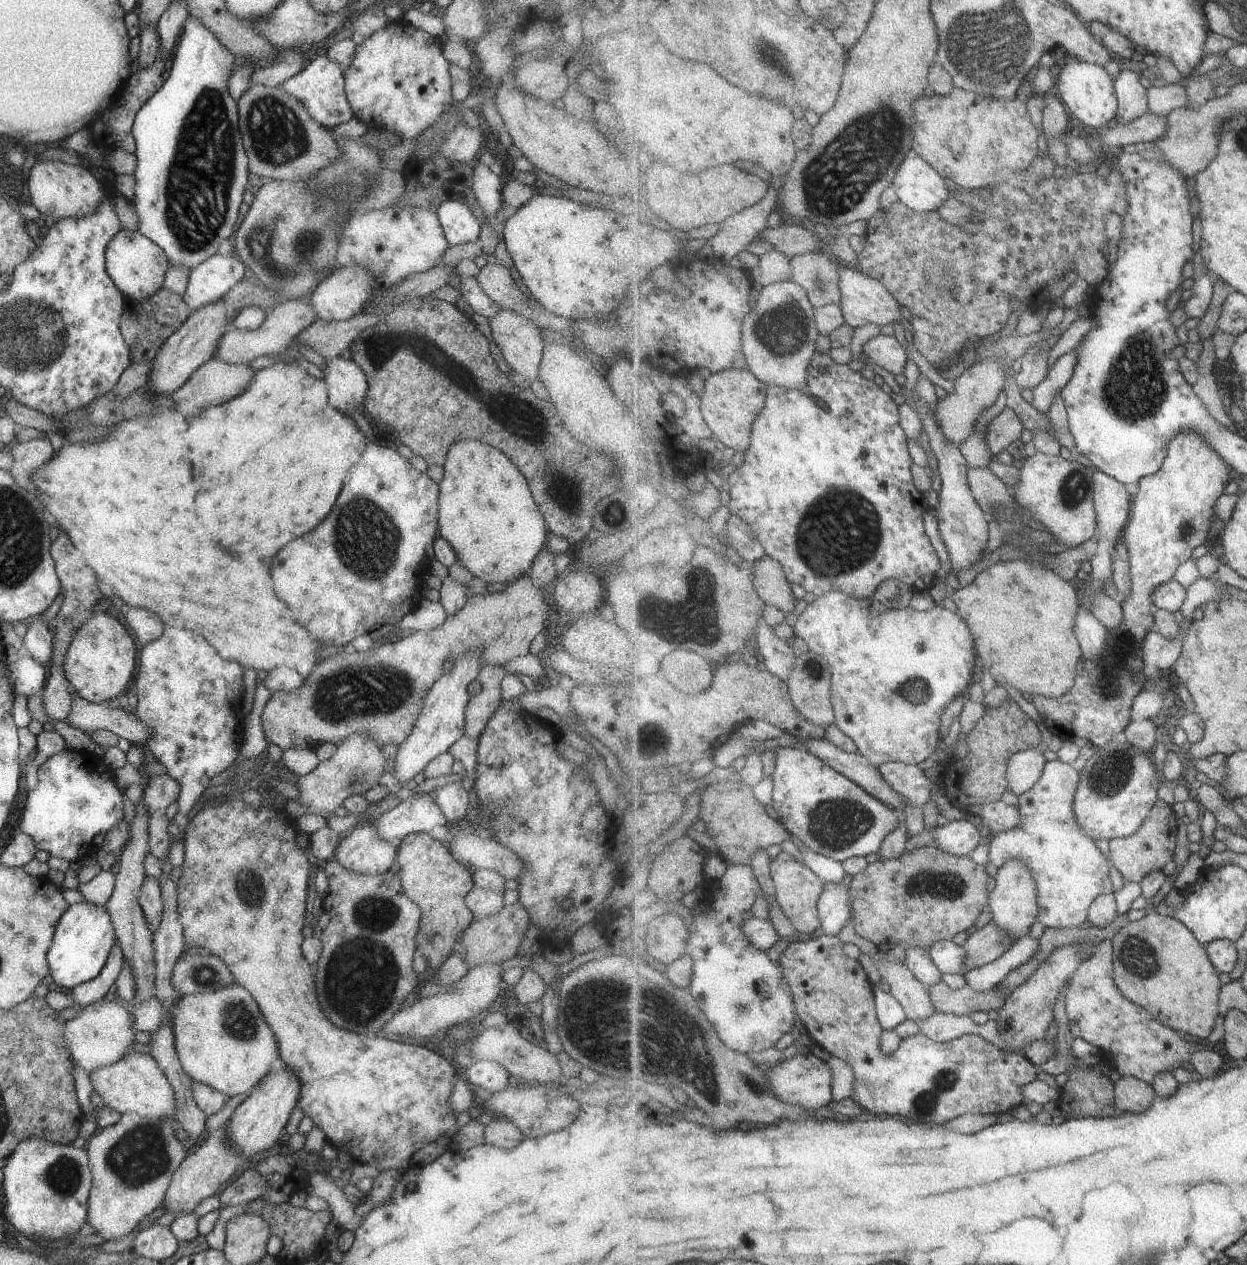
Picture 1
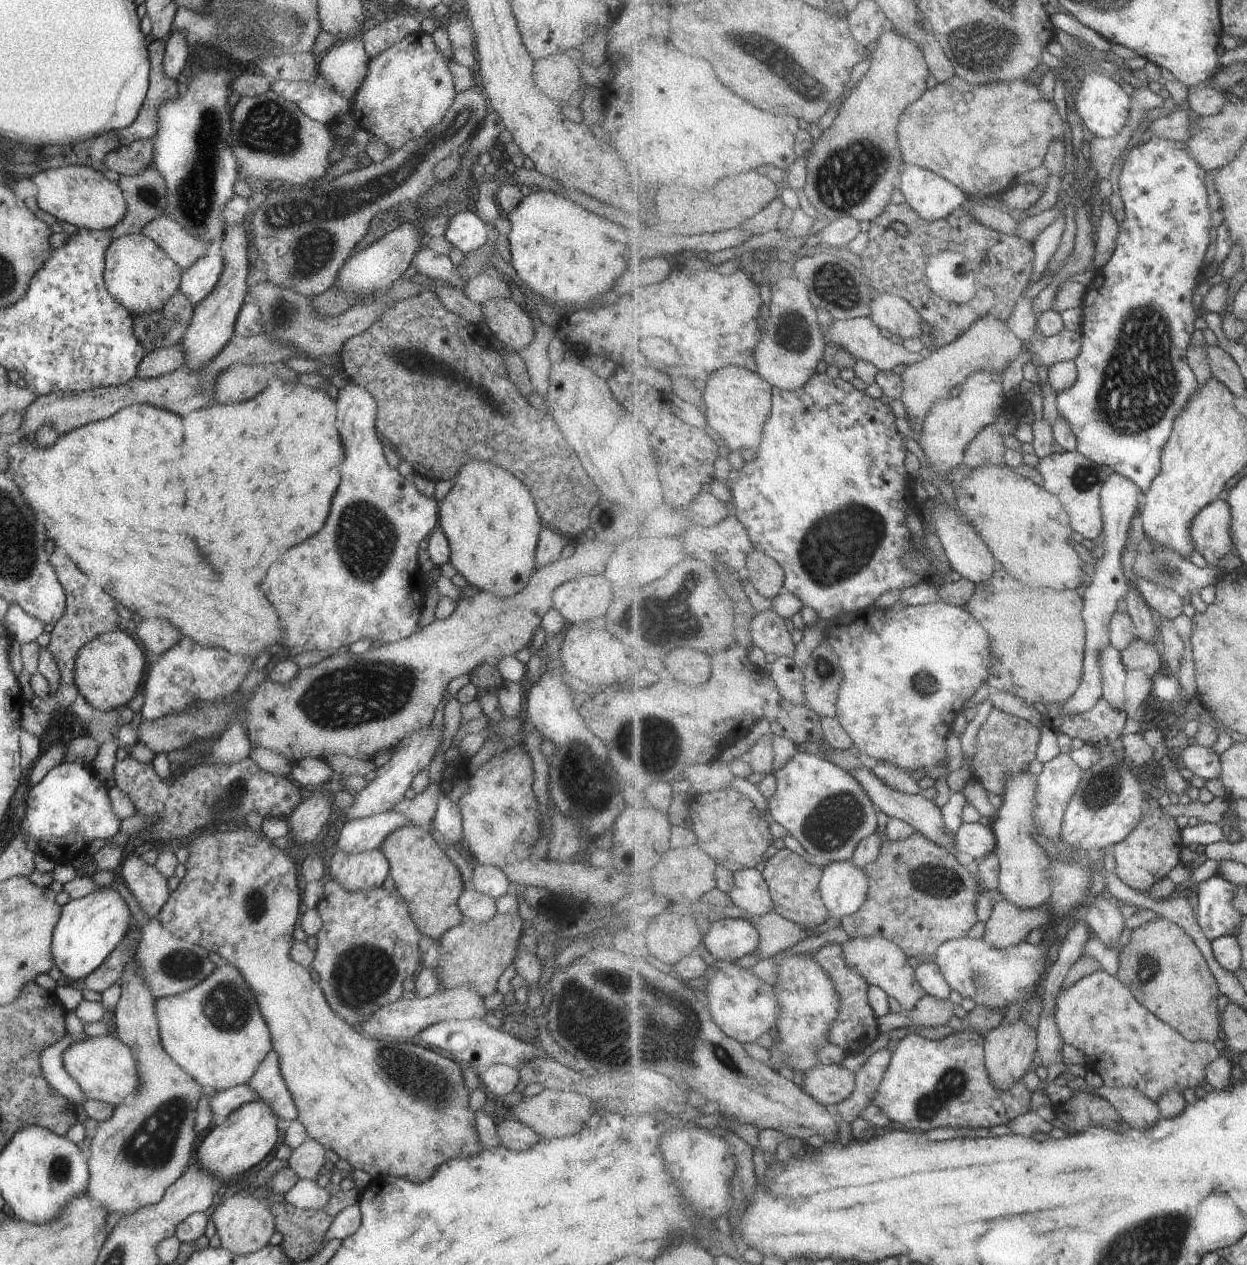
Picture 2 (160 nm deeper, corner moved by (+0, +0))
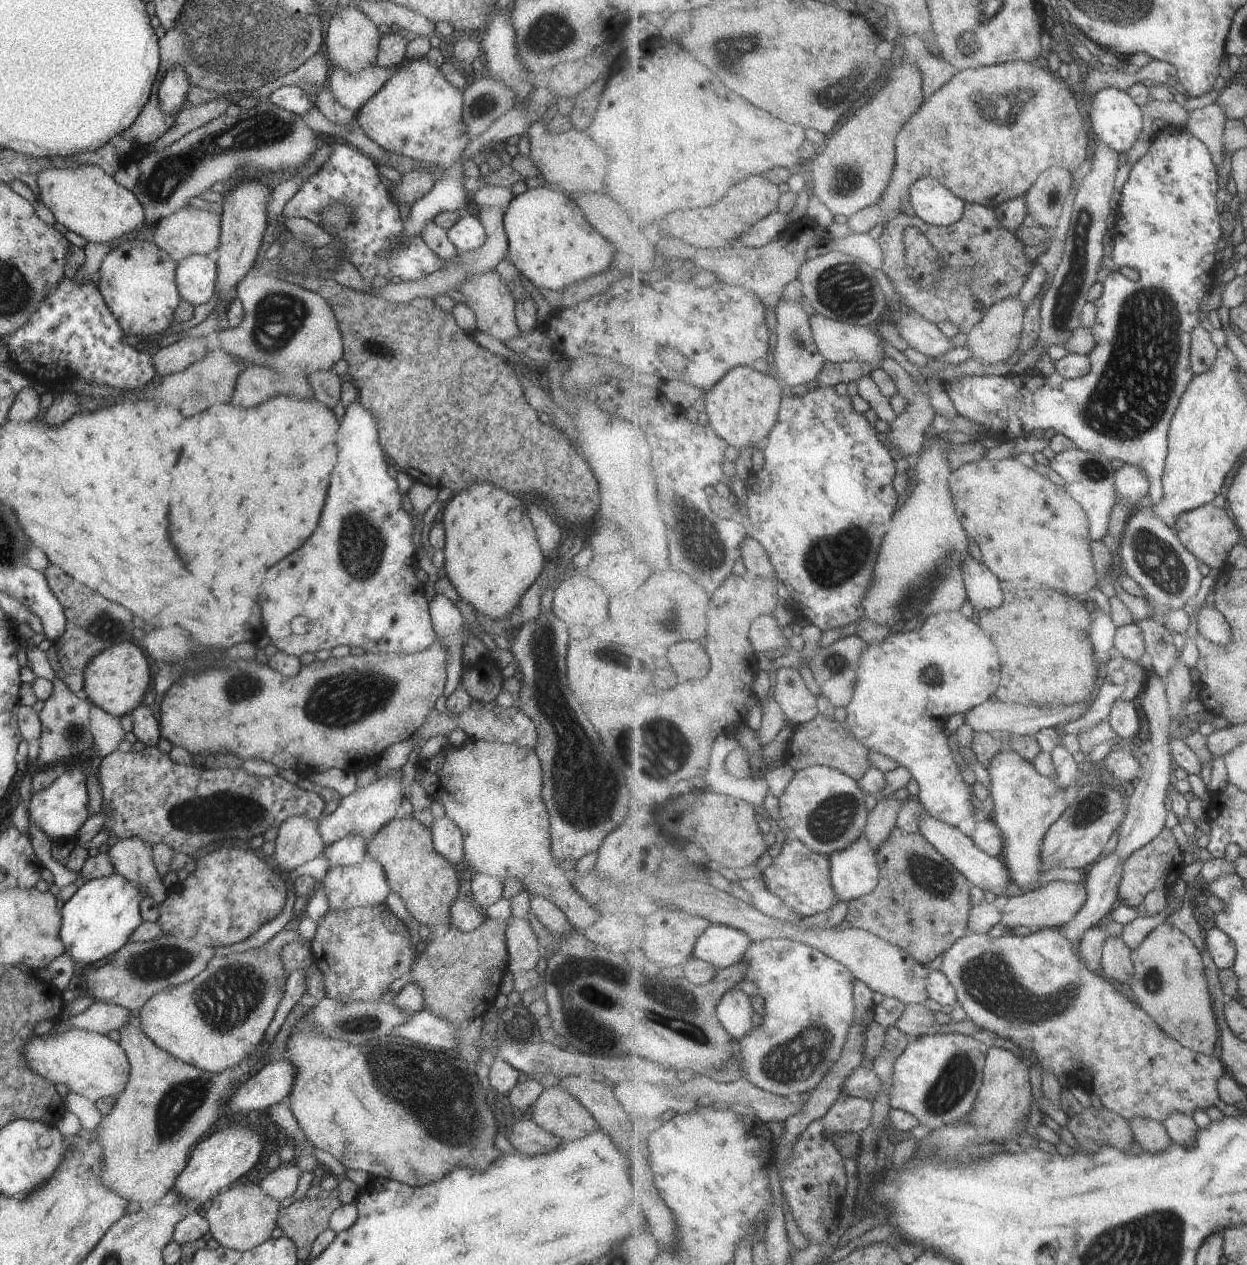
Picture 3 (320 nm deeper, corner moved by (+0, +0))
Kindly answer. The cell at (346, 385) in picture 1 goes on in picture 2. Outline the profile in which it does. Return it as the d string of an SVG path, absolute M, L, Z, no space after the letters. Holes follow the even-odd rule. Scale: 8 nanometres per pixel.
M347 381L334 403L337 406L335 428L341 436L345 458L340 462L341 466L337 466L341 482L333 494L325 524L317 534L281 554L281 558L269 566L261 582L261 592L277 612L277 626L281 630L279 644L285 648L281 654L273 656L275 660L283 654L293 656L309 650L333 652L337 646L351 644L359 638L392 643L419 631L417 622L425 585L417 563L417 550L421 539L438 524L437 503L433 498L424 497L411 480L405 480L397 469L387 465L381 451L381 439L374 427L376 404L363 387Z

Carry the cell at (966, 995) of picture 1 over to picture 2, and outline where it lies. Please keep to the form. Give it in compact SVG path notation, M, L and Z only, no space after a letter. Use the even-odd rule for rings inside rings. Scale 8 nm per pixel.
M926 994L917 1002L917 1006L904 1013L911 1023L919 1027L940 1027L949 1022L953 1006L955 1004L950 998L941 1000Z

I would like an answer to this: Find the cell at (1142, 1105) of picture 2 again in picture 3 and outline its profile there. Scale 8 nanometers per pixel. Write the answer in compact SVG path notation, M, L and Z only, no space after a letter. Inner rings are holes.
M1141 1117L1129 1122L1138 1144L1147 1153L1159 1154L1172 1147L1172 1138L1163 1123Z

